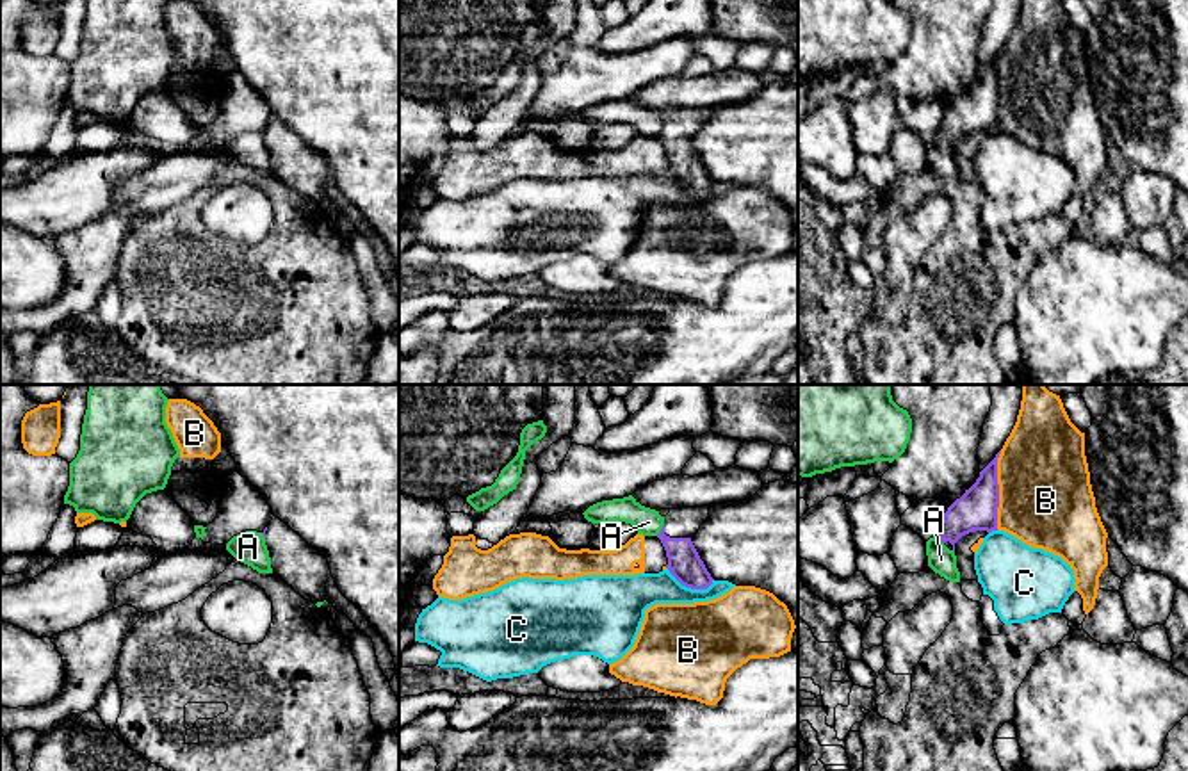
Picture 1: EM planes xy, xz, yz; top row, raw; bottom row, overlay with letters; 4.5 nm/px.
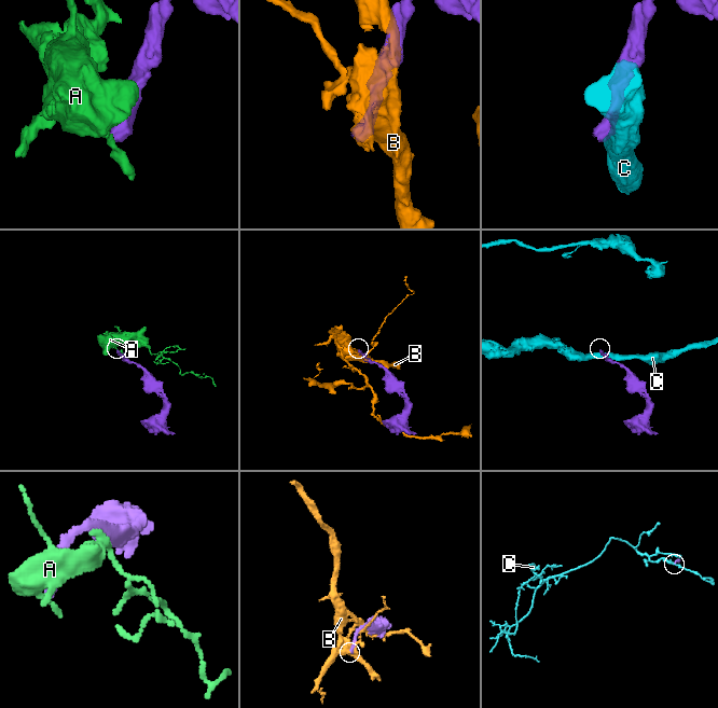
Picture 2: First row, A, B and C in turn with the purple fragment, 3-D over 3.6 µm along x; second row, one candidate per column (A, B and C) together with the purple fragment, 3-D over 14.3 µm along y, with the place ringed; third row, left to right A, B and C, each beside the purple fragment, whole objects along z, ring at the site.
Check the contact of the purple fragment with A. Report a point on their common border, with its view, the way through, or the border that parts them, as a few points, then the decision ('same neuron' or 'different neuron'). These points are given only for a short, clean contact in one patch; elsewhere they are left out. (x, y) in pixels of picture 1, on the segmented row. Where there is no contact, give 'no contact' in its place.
xz (661, 529) | along xz (663, 524), (656, 535) | different neuron

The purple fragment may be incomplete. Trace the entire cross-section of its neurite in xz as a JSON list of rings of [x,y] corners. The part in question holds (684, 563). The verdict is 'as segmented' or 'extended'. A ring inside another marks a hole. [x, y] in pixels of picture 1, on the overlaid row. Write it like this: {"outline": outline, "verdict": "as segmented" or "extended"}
{"outline": [[[711,506],[670,509],[657,534],[666,550],[666,568],[682,586],[691,589],[707,589],[714,580],[691,541],[707,520],[709,509]]], "verdict": "extended"}

